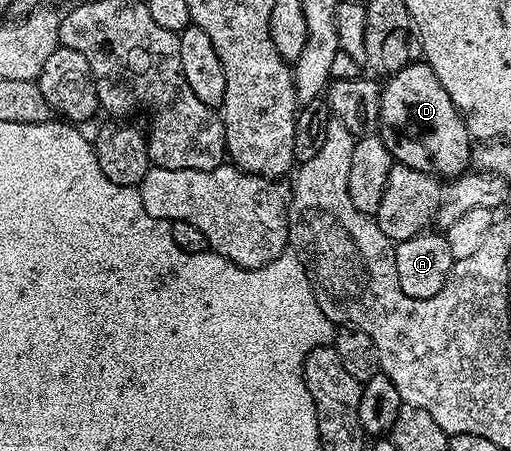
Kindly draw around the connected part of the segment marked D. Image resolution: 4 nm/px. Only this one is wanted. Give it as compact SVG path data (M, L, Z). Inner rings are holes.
M423 60L407 63L382 83L377 133L398 165L417 168L443 180L464 173L473 158L473 139L459 109L449 100L449 92L441 88L433 68Z

